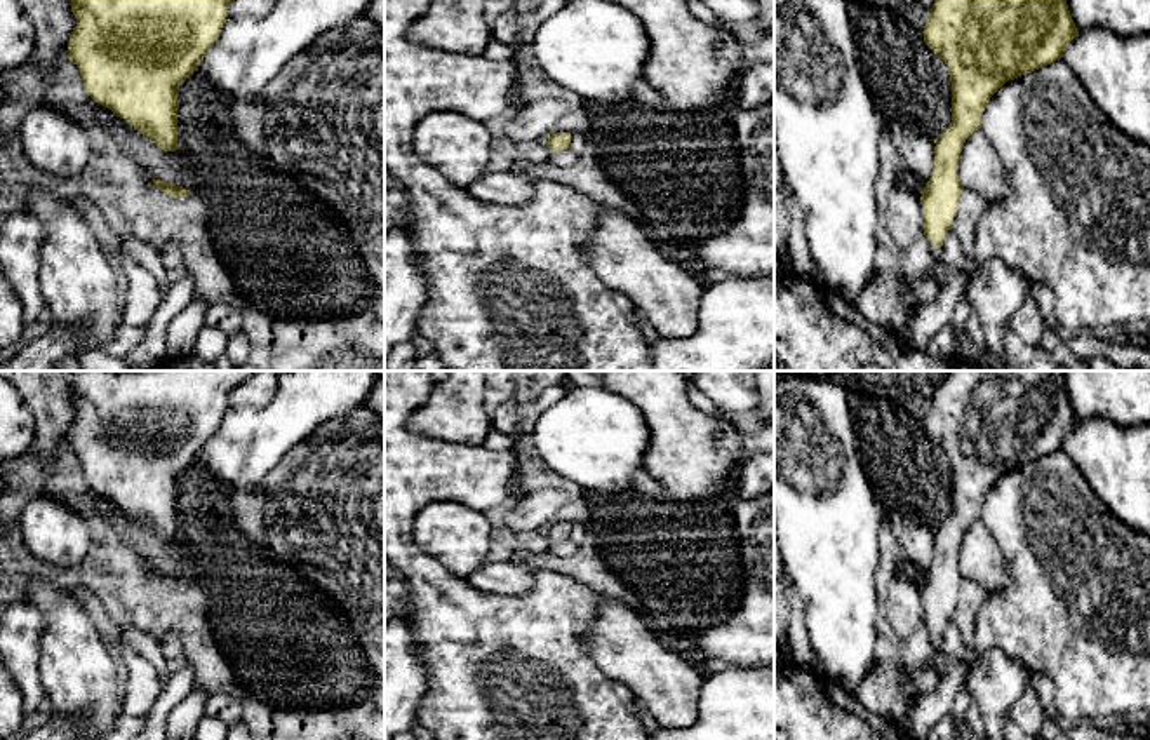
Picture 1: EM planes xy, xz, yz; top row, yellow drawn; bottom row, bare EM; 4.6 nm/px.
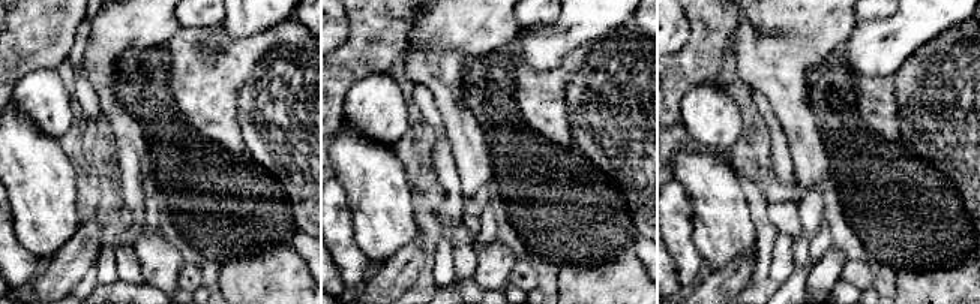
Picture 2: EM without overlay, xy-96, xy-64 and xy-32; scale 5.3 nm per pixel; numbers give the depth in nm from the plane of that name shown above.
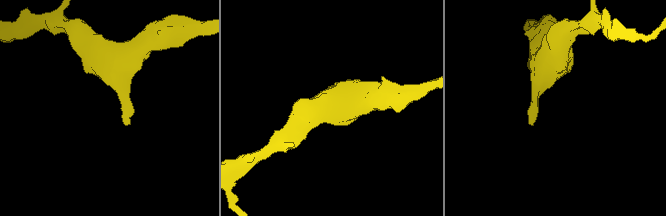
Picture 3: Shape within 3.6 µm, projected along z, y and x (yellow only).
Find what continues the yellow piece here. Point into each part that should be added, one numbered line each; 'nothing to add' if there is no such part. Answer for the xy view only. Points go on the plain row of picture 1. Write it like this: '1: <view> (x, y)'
nothing to add

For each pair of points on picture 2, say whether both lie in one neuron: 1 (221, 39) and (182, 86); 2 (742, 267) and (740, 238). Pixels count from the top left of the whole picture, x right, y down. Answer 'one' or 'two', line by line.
1: one
2: two

